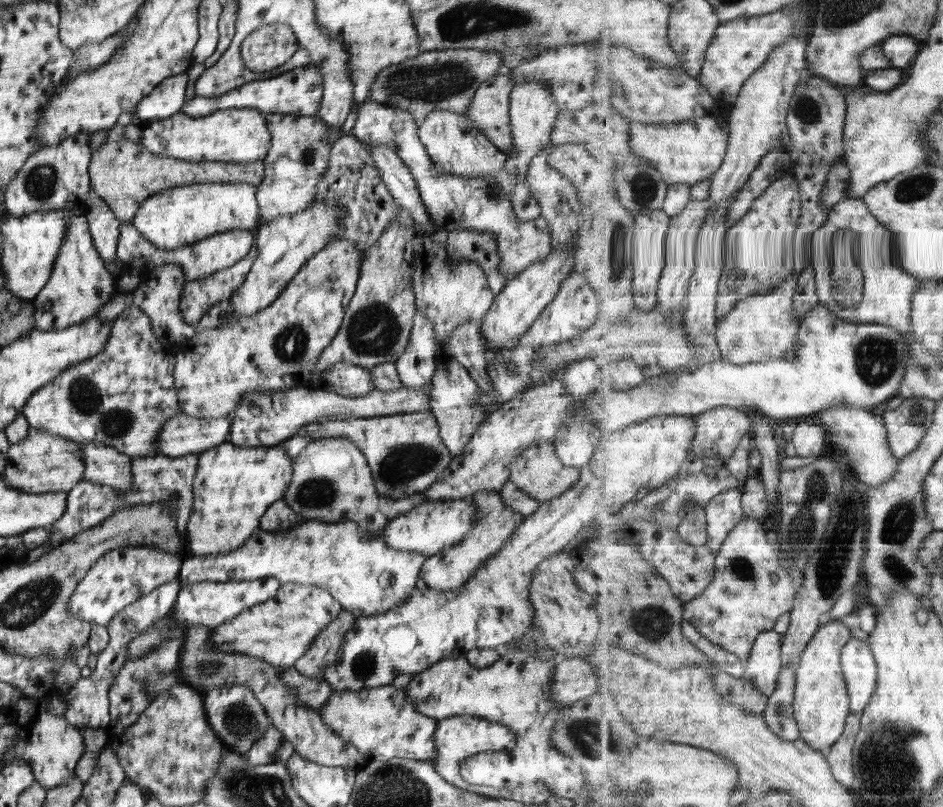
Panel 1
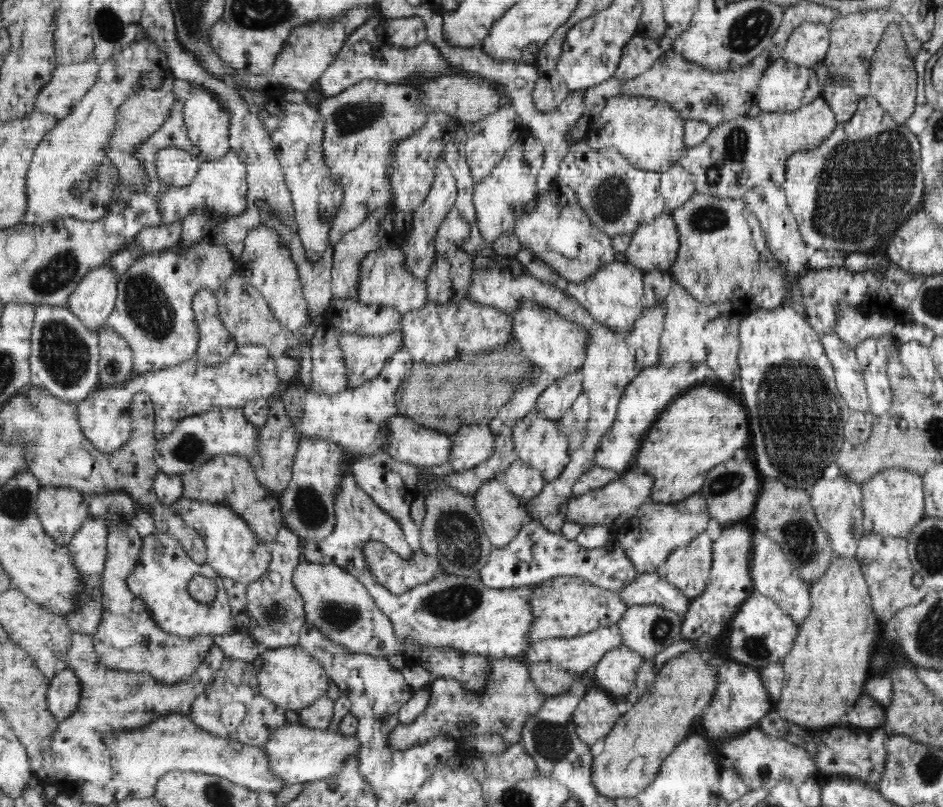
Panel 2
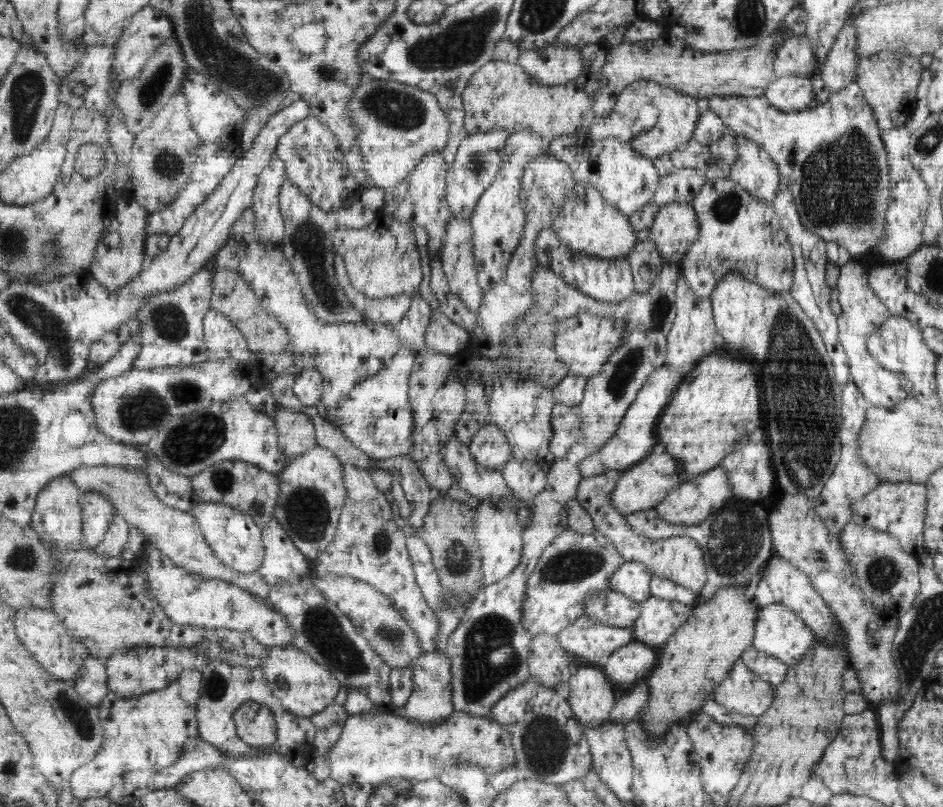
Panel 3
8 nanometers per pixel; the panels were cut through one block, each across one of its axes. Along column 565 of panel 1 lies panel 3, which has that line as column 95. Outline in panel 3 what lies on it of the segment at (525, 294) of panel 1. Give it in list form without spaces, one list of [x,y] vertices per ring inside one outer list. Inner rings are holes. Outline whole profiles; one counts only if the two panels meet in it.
[[[127,195],[117,198],[109,230],[99,241],[87,269],[104,289],[110,292],[120,291],[128,282],[135,281],[141,272],[148,214],[149,212],[141,204],[130,199]]]

